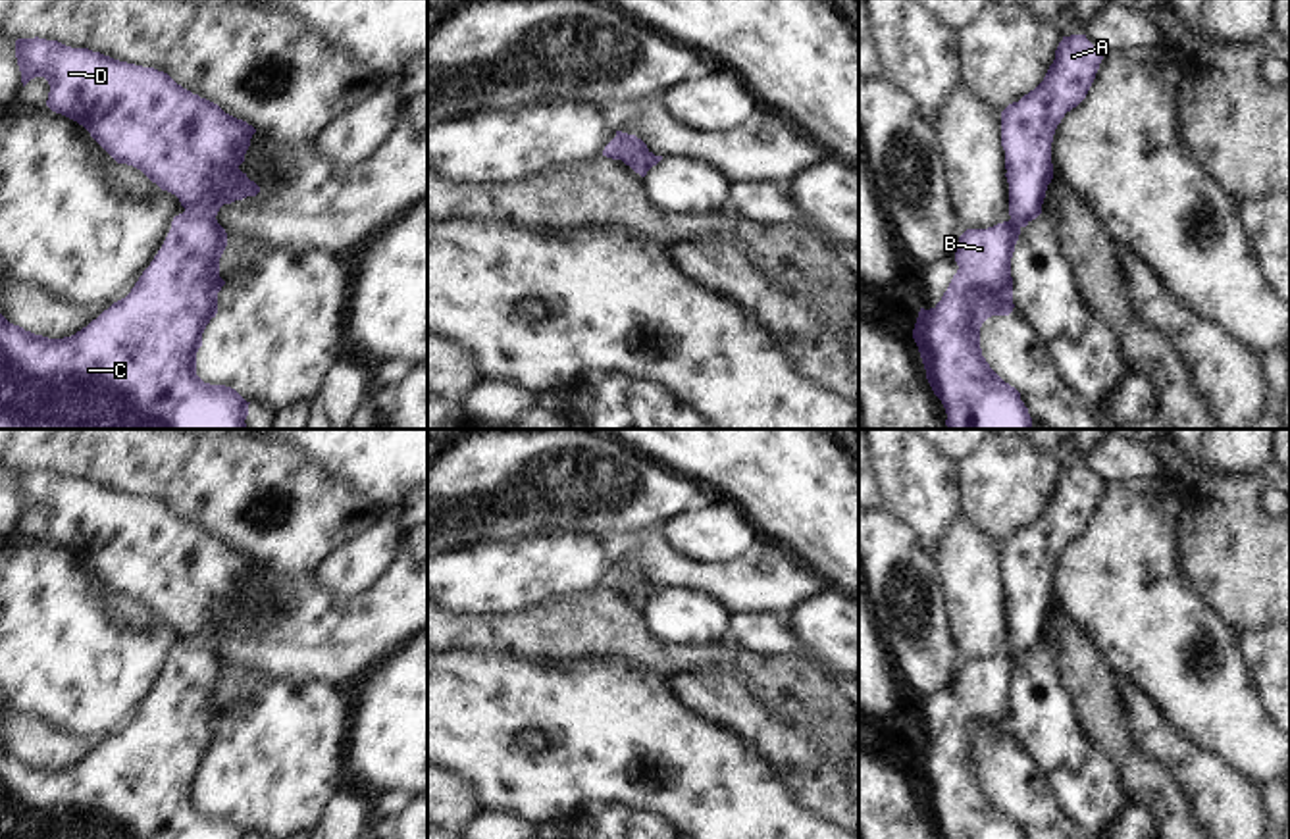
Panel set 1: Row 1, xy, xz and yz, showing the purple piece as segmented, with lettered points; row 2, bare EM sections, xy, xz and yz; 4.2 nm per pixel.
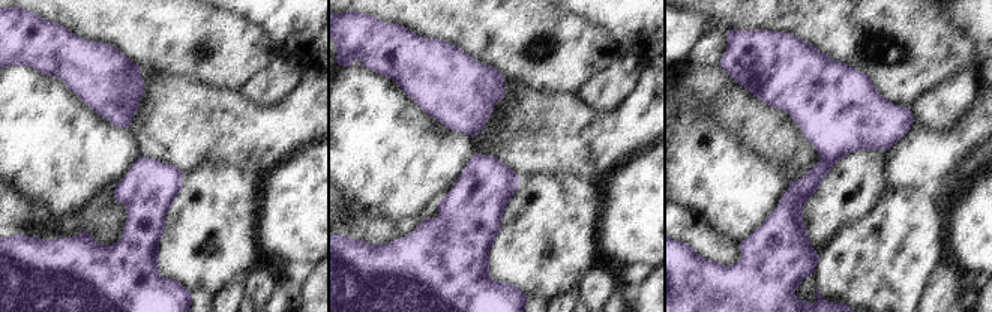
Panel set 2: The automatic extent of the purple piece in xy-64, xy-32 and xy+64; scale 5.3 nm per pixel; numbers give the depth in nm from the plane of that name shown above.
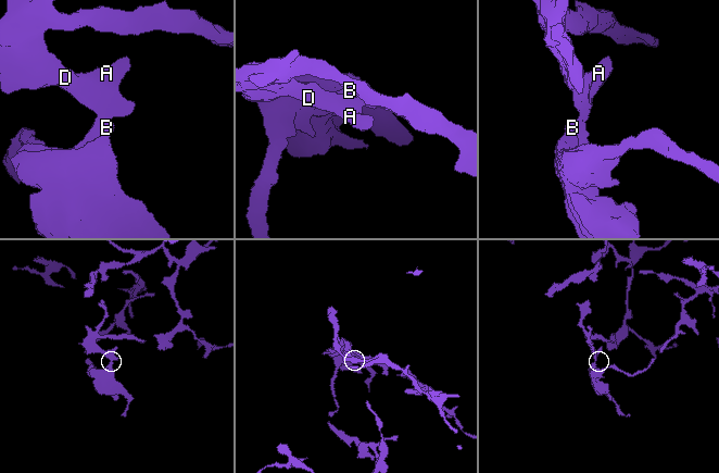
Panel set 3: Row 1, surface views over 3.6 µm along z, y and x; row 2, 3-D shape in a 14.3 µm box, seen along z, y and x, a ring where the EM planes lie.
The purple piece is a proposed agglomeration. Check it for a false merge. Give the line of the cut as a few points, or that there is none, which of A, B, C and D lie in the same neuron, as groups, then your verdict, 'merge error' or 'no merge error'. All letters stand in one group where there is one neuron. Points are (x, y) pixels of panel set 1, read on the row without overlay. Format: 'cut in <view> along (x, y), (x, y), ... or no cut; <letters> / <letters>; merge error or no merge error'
cut in xy along (185, 641), (214, 651); A D / B C; merge error

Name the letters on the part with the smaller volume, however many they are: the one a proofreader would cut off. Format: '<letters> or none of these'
A, D.

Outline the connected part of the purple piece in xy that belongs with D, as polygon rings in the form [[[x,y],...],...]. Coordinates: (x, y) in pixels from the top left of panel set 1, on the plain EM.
[[[39,468],[17,470],[15,489],[23,518],[44,508],[52,543],[83,556],[117,595],[141,600],[162,622],[175,625],[185,643],[216,650],[223,635],[260,623],[239,600],[256,560],[183,520],[168,504]]]

